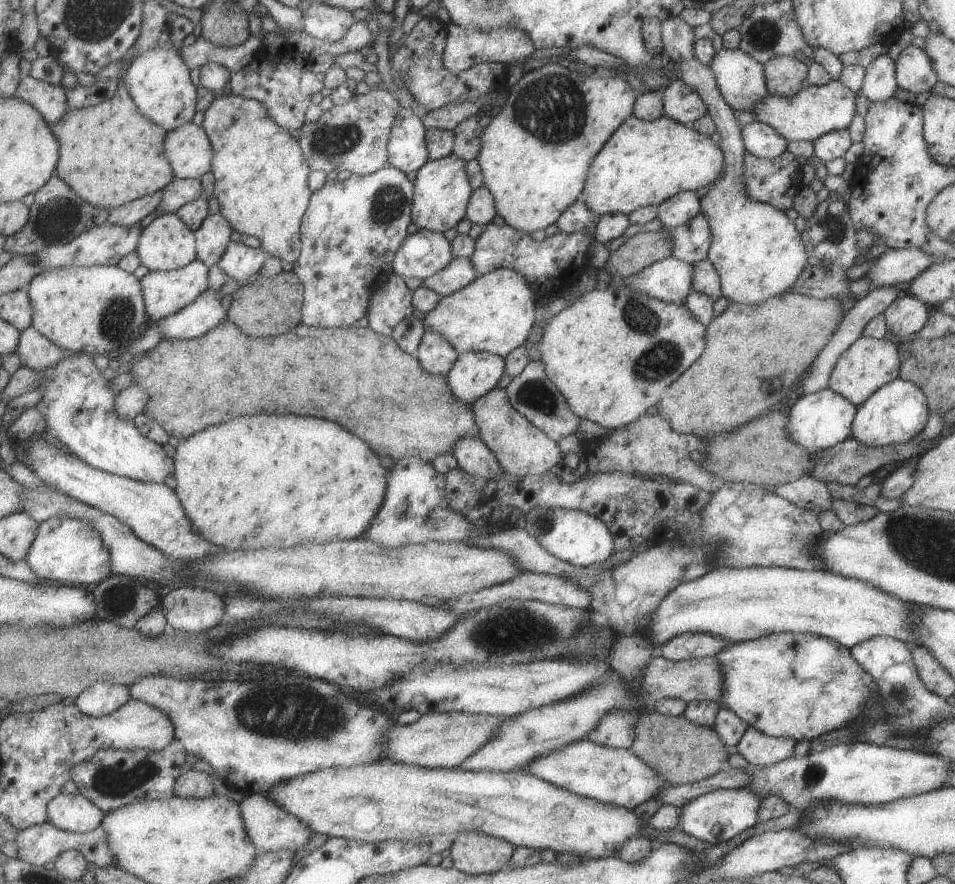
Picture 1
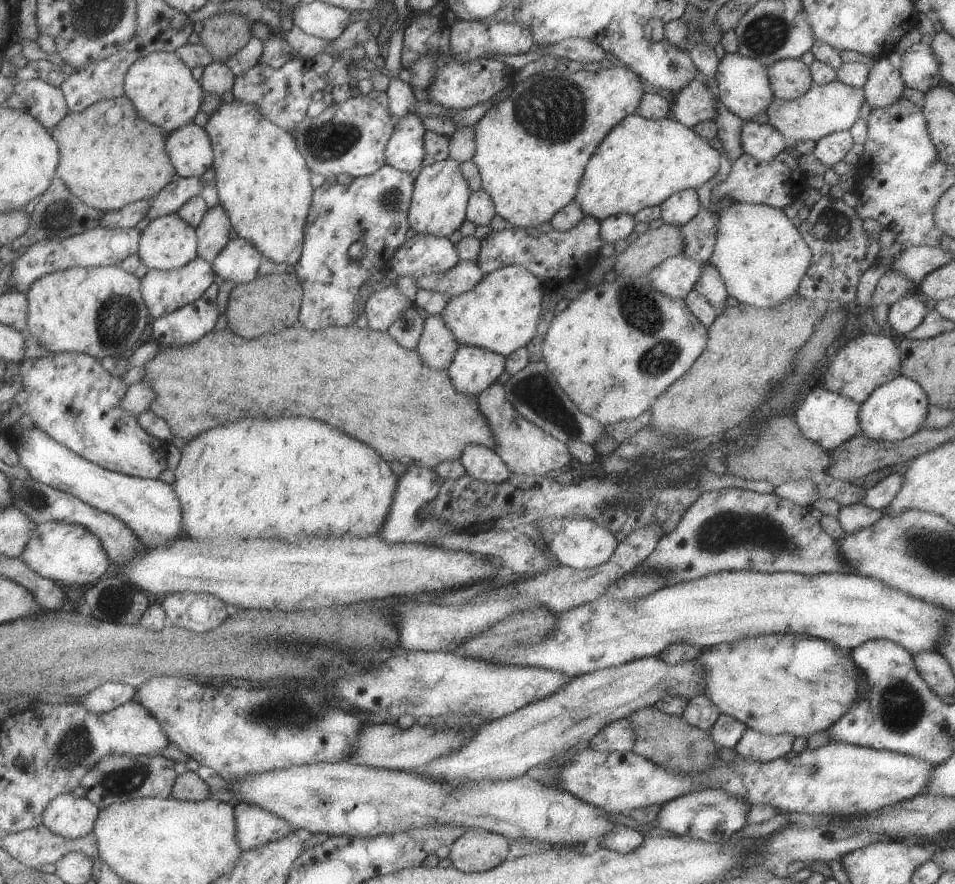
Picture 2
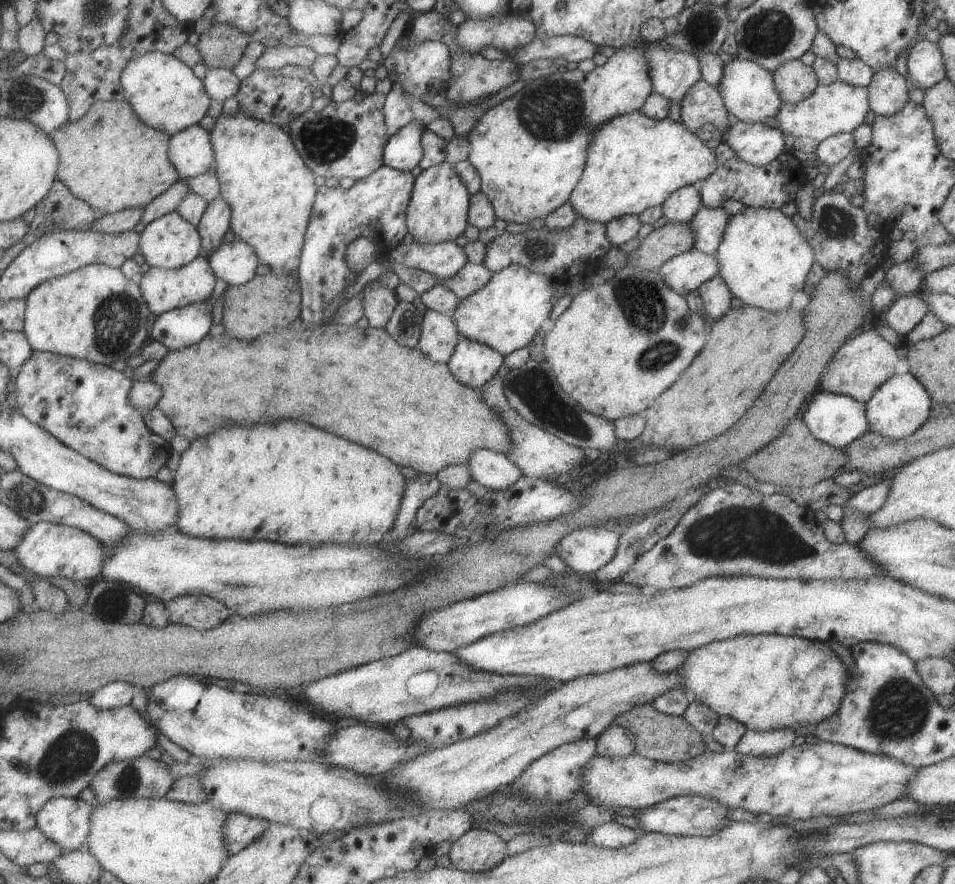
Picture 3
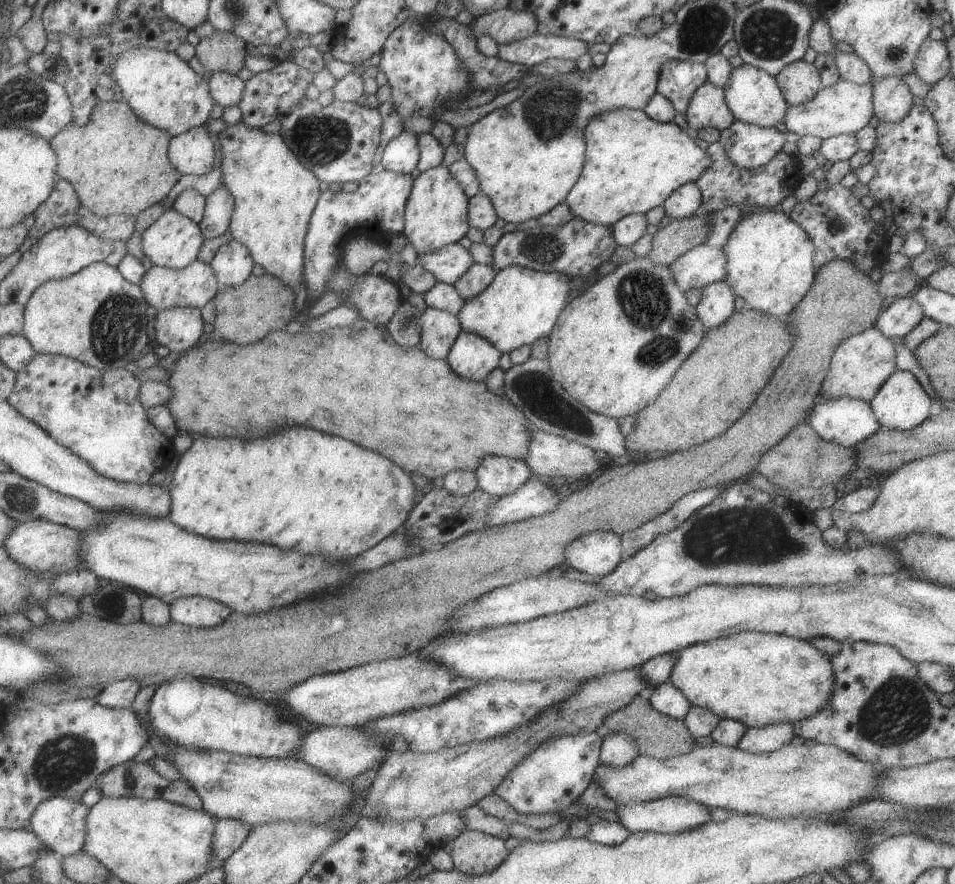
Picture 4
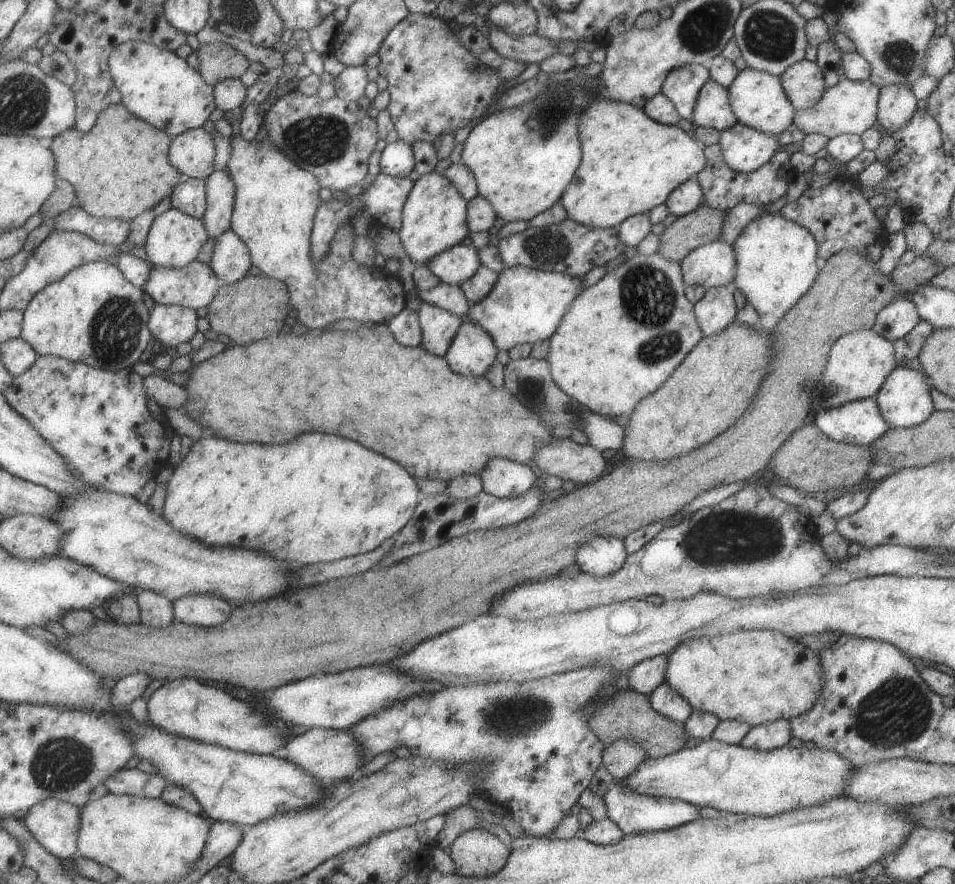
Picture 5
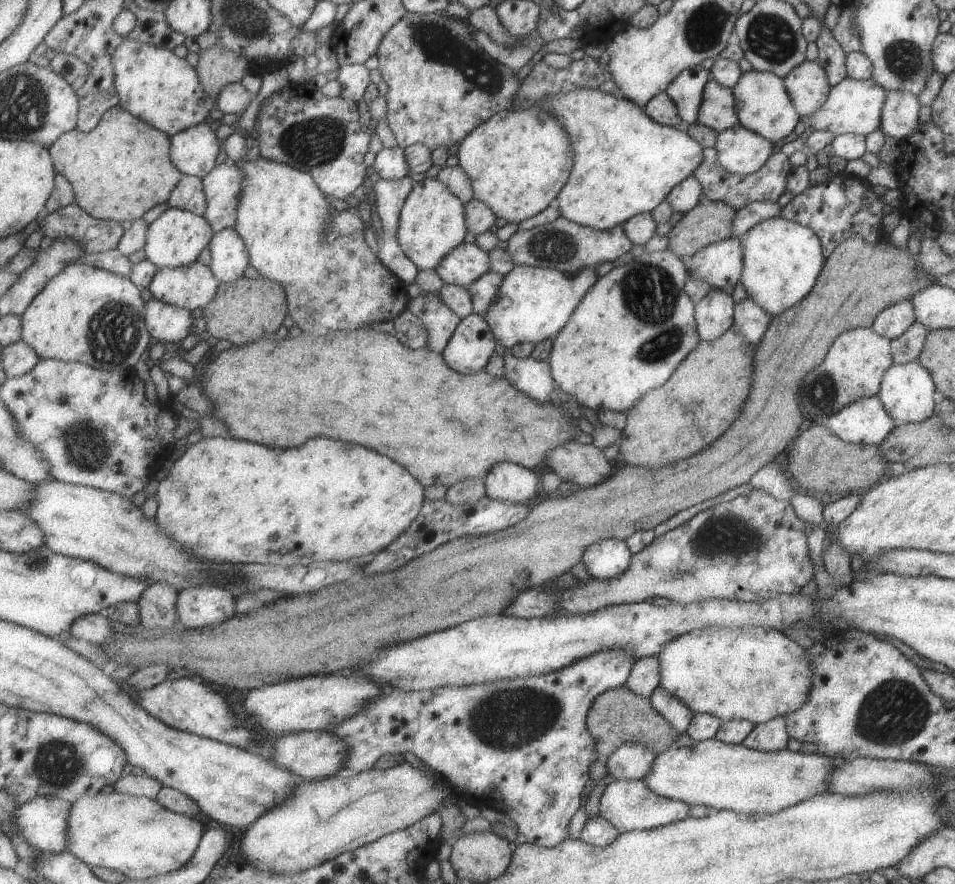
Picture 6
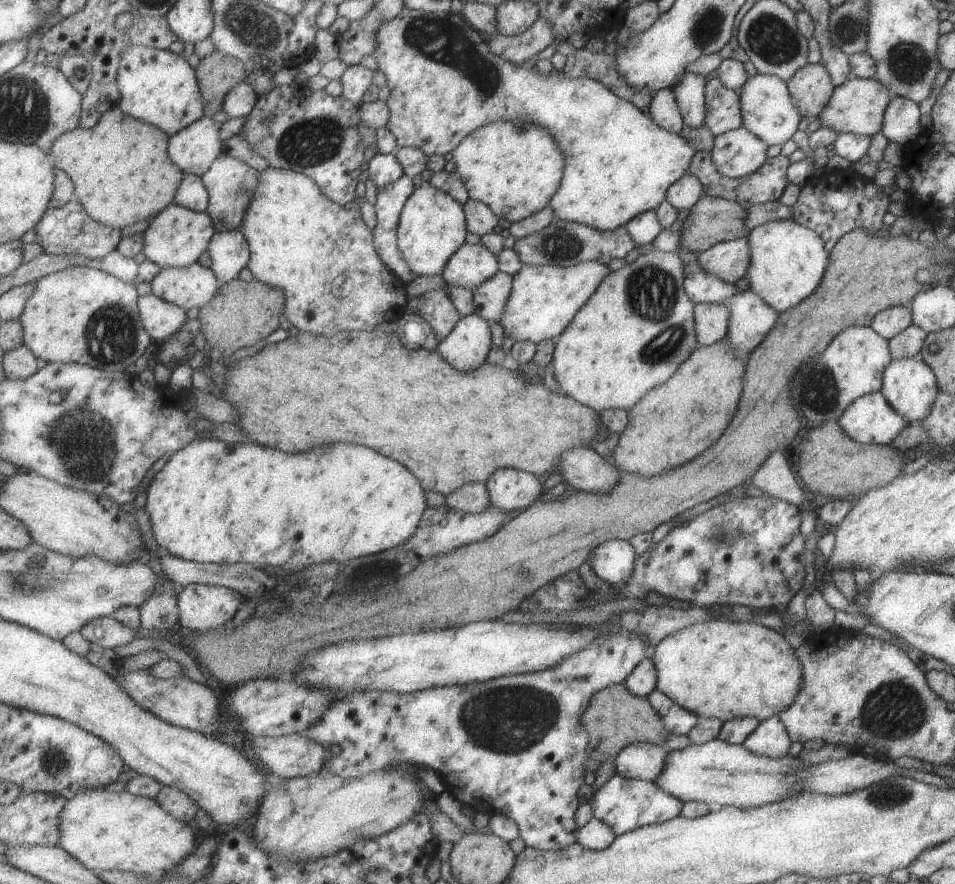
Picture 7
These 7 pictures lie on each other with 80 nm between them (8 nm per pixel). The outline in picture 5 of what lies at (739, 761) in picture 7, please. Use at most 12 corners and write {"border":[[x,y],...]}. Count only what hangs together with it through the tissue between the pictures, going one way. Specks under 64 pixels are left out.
{"border":[[707,739],[631,792],[769,817],[844,796],[837,752]]}

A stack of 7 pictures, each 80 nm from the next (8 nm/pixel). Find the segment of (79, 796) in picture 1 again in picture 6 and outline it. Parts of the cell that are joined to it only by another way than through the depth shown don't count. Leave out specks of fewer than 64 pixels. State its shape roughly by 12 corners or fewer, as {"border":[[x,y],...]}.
{"border":[[41,796],[17,806],[15,826],[41,851],[69,849],[73,804]]}

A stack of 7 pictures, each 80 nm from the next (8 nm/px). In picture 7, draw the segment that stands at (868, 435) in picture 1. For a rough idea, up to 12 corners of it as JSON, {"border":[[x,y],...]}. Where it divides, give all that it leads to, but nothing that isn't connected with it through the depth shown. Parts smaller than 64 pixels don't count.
{"border":[[918,357],[892,359],[885,402],[909,423],[933,407],[937,382]]}

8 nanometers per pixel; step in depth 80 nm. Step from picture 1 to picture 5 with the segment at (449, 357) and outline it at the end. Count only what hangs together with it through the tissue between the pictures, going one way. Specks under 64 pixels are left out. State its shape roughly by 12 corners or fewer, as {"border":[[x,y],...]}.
{"border":[[424,301],[422,348],[444,357],[462,319]]}

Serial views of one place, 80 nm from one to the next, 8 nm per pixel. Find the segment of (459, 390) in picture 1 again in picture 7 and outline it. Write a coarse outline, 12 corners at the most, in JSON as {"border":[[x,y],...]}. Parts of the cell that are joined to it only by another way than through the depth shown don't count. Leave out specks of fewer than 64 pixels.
{"border":[[463,316],[436,352],[455,370],[484,365],[490,325]]}

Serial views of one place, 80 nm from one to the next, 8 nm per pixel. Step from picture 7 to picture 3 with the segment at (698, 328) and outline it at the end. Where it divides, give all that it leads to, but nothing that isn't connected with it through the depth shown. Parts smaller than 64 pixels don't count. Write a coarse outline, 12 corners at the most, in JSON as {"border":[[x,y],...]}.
{"border":[[718,274],[696,290],[711,324],[730,309],[731,292]]}

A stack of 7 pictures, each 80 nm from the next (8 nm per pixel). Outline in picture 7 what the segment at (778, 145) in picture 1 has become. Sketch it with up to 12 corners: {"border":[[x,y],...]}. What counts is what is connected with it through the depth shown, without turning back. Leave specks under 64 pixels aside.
{"border":[[743,126],[715,135],[711,160],[735,179],[759,169],[767,144]]}

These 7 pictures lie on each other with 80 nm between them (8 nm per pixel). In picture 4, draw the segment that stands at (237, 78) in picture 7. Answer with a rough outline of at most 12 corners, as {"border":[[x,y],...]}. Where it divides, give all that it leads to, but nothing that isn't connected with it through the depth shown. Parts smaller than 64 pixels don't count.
{"border":[[215,30],[196,46],[205,76],[238,75],[248,61],[248,43]]}

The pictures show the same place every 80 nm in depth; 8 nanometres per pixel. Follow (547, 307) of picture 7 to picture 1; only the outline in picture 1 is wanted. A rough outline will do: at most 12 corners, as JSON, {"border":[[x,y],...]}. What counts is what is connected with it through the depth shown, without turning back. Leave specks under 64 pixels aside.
{"border":[[499,268],[441,297],[425,328],[505,357],[534,326],[525,278]]}

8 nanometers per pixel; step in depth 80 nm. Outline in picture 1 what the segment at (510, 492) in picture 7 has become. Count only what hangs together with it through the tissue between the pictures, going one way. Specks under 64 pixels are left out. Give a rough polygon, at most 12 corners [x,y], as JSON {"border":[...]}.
{"border":[[461,438],[451,455],[463,473],[487,480],[503,473],[479,438]]}

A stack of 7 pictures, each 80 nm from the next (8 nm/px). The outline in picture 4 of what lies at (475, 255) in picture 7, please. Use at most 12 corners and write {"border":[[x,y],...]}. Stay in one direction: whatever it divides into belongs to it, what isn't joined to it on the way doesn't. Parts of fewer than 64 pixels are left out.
{"border":[[459,244],[418,254],[438,282],[453,285],[475,264]]}

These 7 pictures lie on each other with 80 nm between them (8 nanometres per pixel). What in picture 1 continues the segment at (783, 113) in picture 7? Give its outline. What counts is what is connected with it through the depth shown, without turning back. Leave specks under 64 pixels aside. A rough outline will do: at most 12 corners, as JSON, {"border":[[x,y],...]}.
{"border":[[738,48],[708,68],[733,111],[768,95],[763,66]]}

